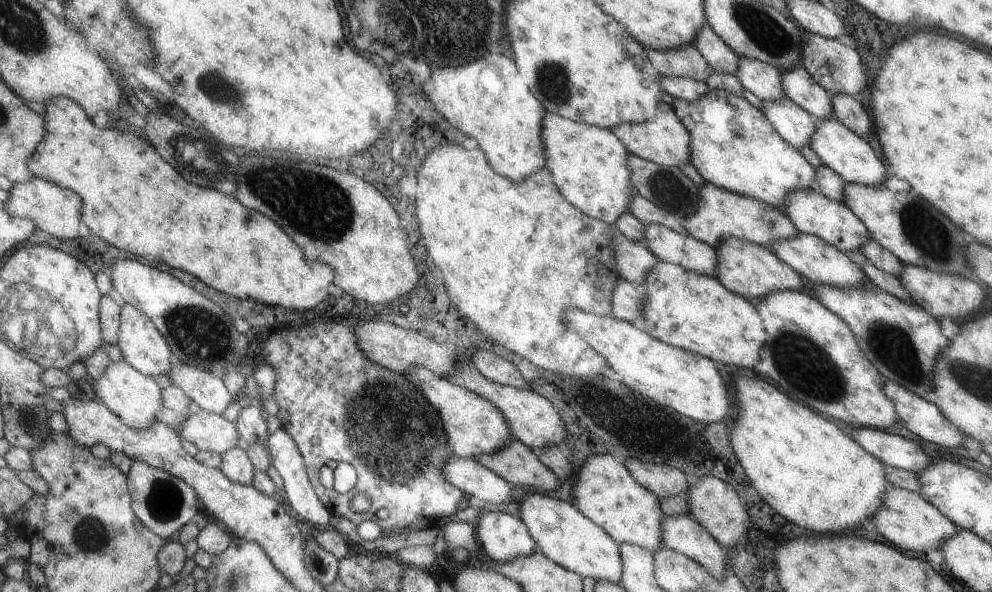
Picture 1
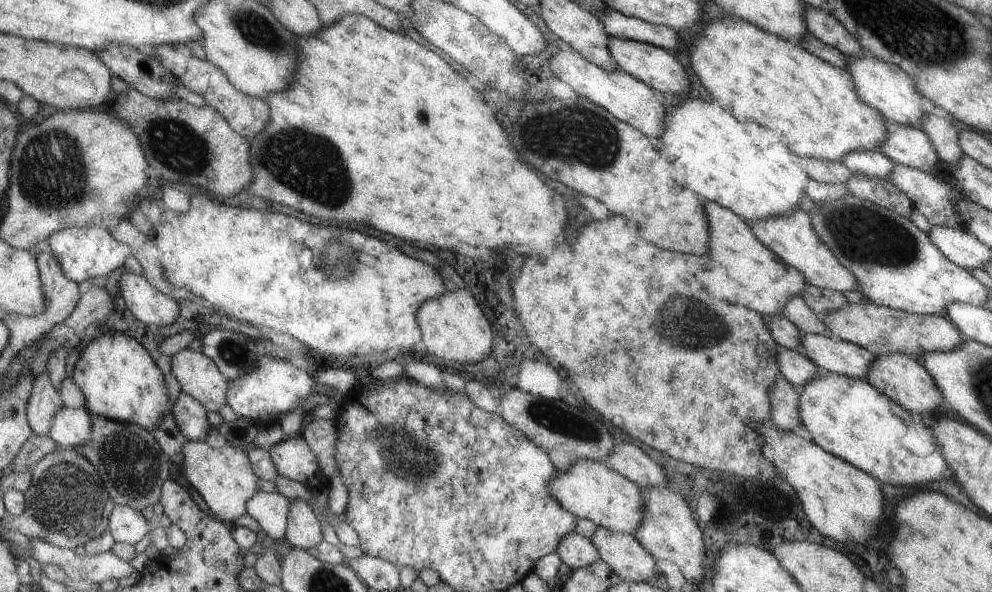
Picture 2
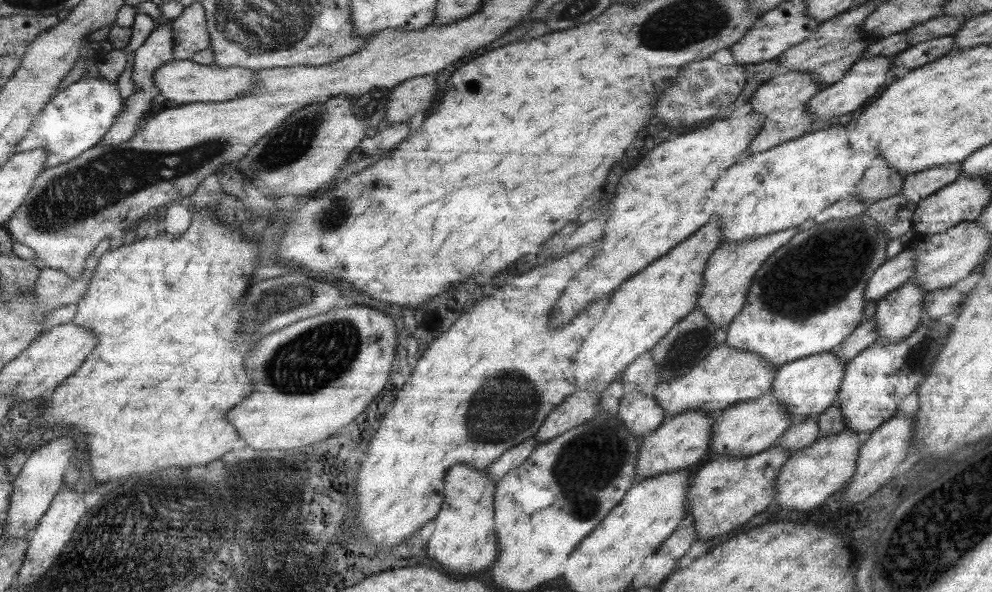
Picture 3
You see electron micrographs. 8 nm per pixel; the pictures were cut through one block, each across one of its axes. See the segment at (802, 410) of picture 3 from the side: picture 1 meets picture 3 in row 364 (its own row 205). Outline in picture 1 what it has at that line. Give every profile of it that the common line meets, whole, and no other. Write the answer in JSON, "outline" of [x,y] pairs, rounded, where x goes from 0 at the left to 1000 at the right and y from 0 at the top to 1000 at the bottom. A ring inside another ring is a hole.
{"outline":[[[822,318],[803,319],[791,338],[790,360],[803,385],[803,392],[825,399],[840,414],[845,424],[856,429],[878,405],[870,375],[850,340],[842,341],[825,326]]]}

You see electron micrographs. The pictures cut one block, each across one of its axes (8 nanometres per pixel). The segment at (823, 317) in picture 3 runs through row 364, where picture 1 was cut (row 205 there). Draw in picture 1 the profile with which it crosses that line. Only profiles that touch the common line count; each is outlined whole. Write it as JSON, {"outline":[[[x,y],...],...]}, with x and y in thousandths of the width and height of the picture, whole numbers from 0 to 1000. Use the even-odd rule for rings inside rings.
{"outline":[[[715,150],[714,157],[698,171],[679,166],[676,181],[694,220],[696,275],[711,309],[720,311],[741,328],[762,334],[775,348],[784,351],[789,360],[791,338],[797,324],[803,319],[821,318],[824,297],[820,297],[820,284],[814,277],[814,270],[796,242],[787,236],[784,221],[768,188],[759,181],[748,160],[727,150]]]}

